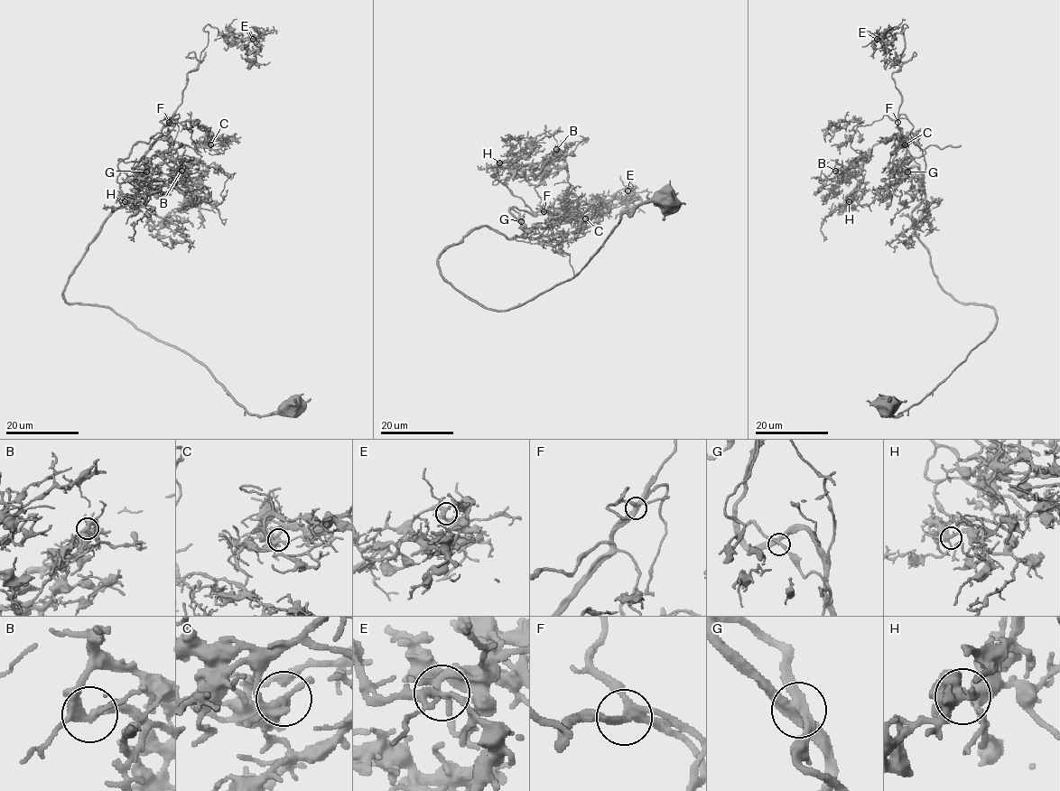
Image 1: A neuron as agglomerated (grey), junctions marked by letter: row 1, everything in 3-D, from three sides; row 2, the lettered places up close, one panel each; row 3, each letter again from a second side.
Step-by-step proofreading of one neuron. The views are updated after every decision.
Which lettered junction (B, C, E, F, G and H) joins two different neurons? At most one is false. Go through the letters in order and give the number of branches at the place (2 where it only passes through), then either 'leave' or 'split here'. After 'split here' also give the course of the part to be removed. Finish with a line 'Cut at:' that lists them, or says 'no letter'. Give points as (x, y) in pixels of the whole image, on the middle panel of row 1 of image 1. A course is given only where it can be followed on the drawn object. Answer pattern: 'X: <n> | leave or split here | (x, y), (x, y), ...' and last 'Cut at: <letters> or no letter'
B: 4 | leave
C: 4 | leave
E: 4 | leave
F: 4 | leave
G: 4 | leave
H: 4 | leave
Cut at: no letter

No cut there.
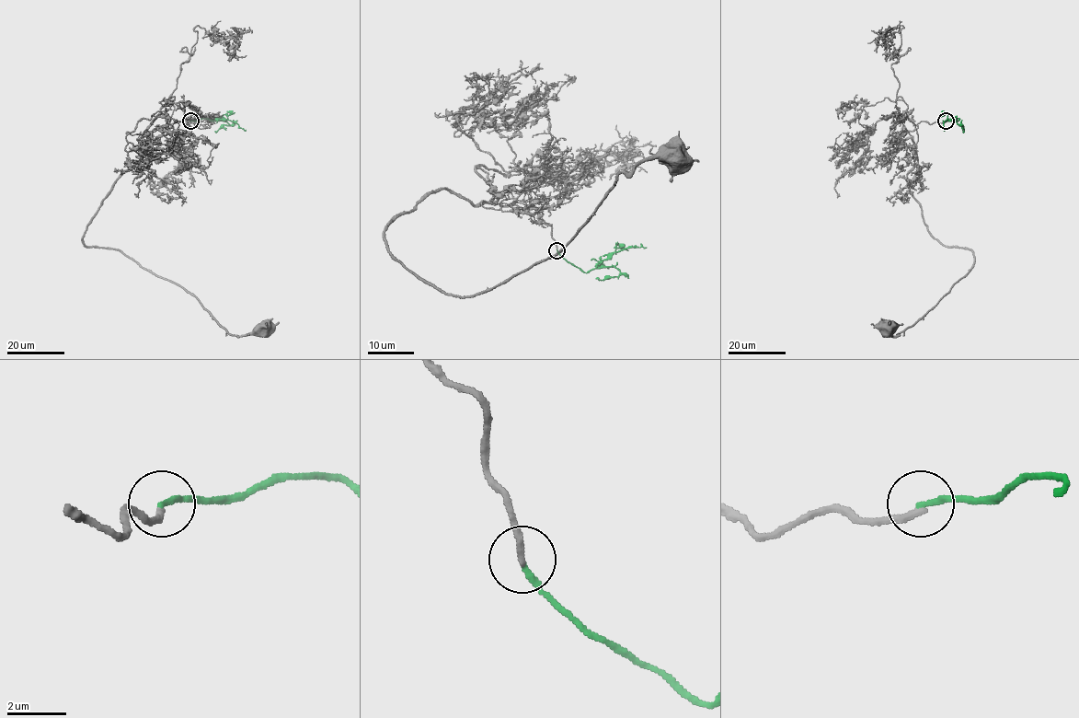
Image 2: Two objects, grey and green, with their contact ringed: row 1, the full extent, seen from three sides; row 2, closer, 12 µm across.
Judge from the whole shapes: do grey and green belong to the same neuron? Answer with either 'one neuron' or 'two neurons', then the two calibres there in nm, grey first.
two neurons; calibres 240 and 190 nm

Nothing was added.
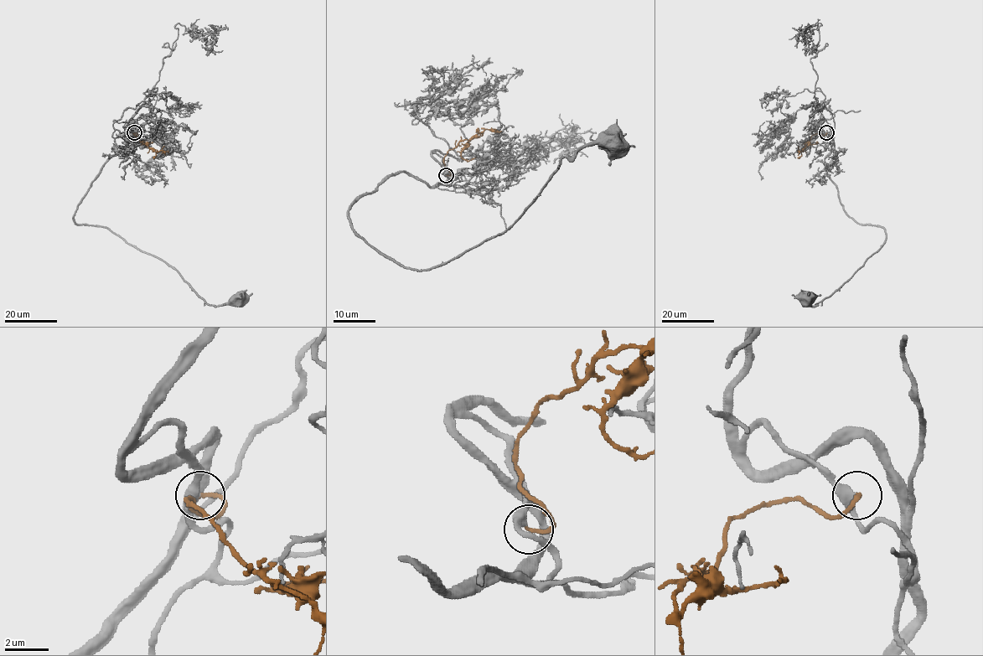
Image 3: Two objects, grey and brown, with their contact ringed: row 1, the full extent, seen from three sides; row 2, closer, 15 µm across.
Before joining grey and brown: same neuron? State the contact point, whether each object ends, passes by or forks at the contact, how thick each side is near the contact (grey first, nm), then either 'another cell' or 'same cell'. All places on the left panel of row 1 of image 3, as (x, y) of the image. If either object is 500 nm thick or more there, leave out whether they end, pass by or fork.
(134, 132) | grey passes by | brown ends | 360/160 nm | same cell

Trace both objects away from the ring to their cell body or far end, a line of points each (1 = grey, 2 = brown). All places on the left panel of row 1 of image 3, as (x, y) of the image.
1: (135, 132), (137, 126), (132, 137), (91, 183), (73, 220), (105, 226), (170, 265), (207, 303), (236, 301)
2: (135, 132), (138, 141), (154, 151), (168, 153)

